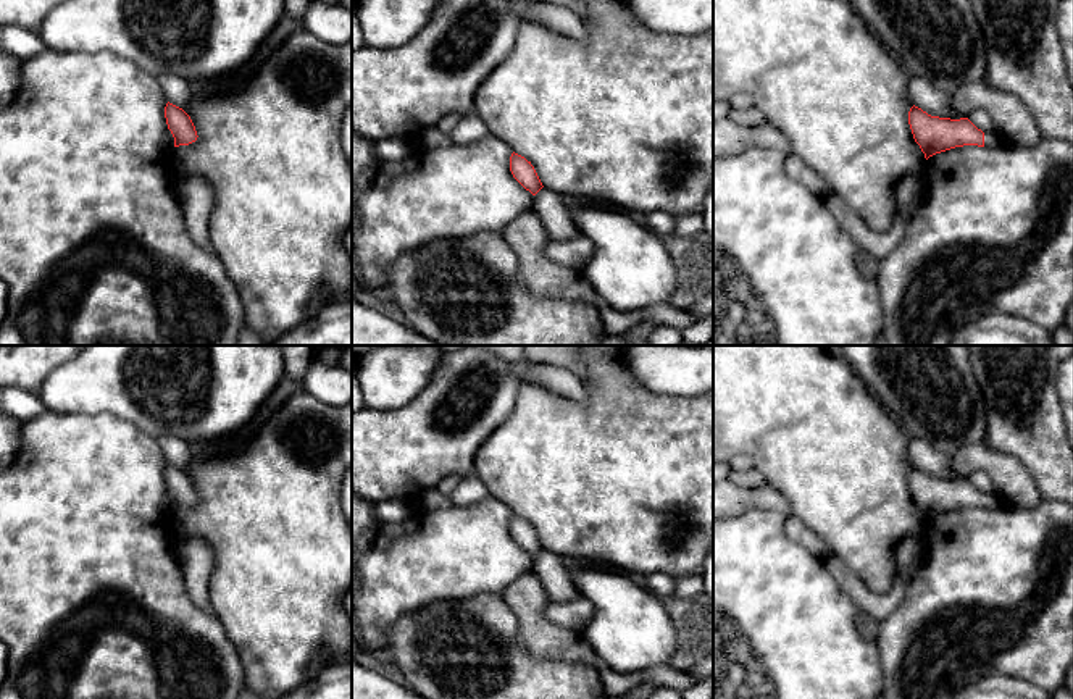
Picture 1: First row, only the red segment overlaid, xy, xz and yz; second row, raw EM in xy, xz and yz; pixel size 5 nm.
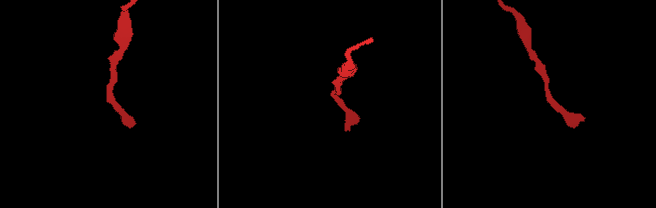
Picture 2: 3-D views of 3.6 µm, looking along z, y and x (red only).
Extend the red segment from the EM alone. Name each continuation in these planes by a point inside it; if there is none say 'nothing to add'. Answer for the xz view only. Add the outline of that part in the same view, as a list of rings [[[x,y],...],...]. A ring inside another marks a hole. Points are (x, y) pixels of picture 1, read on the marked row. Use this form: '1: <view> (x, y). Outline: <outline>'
nothing to add

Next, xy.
nothing to add

